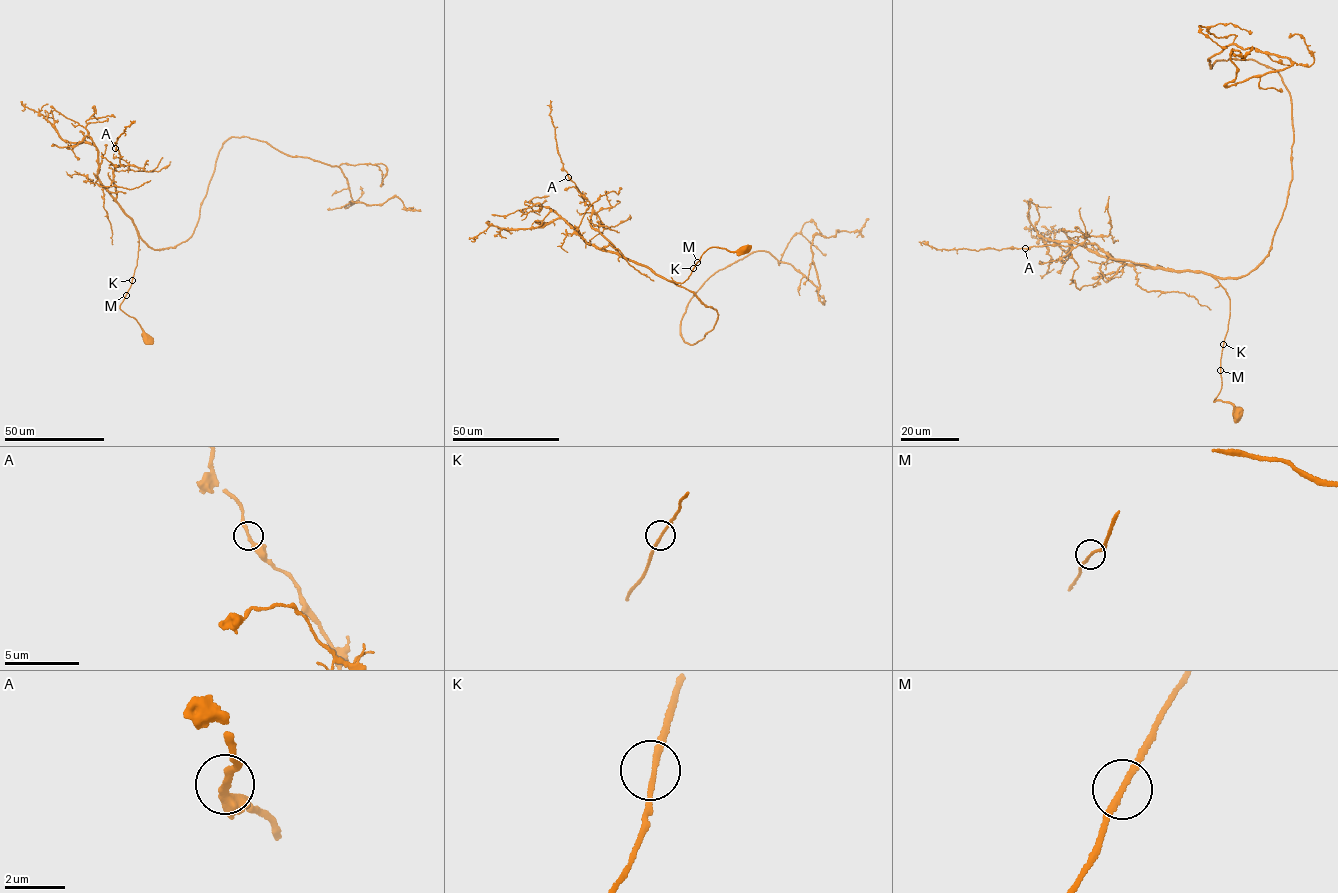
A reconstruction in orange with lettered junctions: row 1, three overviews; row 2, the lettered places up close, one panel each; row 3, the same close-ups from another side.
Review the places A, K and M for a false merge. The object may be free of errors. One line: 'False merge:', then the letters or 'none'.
False merge: none

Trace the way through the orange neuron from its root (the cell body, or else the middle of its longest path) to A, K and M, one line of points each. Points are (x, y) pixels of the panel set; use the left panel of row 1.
A: (147, 340), (136, 319), (120, 307), (131, 286), (139, 242), (116, 201), (113, 172), (123, 165), (116, 148)
K: (147, 340), (136, 319), (120, 307), (132, 280)
M: (147, 340), (136, 319), (120, 309), (126, 295)

